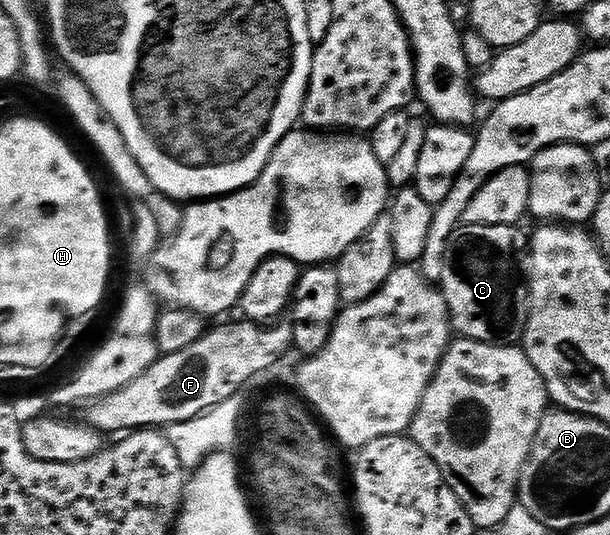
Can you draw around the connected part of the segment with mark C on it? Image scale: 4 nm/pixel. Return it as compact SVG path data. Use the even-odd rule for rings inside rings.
M461 225L450 237L446 249L446 269L439 286L444 293L448 314L457 336L479 343L516 345L523 340L524 326L528 320L528 285L523 270L512 271L516 263L516 250L520 247L520 235L515 226Z

